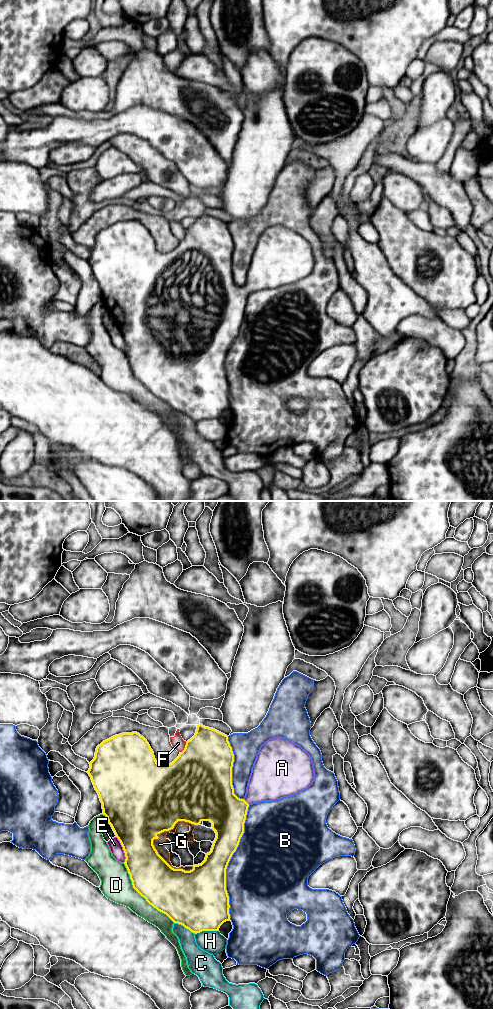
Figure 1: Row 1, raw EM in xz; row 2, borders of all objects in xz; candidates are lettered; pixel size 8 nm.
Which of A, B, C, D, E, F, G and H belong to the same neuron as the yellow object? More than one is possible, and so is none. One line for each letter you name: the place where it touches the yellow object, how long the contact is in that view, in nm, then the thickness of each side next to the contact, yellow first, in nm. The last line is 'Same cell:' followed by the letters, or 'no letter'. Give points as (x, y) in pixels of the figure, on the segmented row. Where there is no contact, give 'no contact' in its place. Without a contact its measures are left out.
A: xz (245, 801) | 70 nm | 340/300 nm
G: xz (154, 848) | 420 nm | 380/90 nm
Same cell: A, G

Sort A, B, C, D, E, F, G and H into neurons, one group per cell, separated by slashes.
A G / B / C / D / E / F / H

